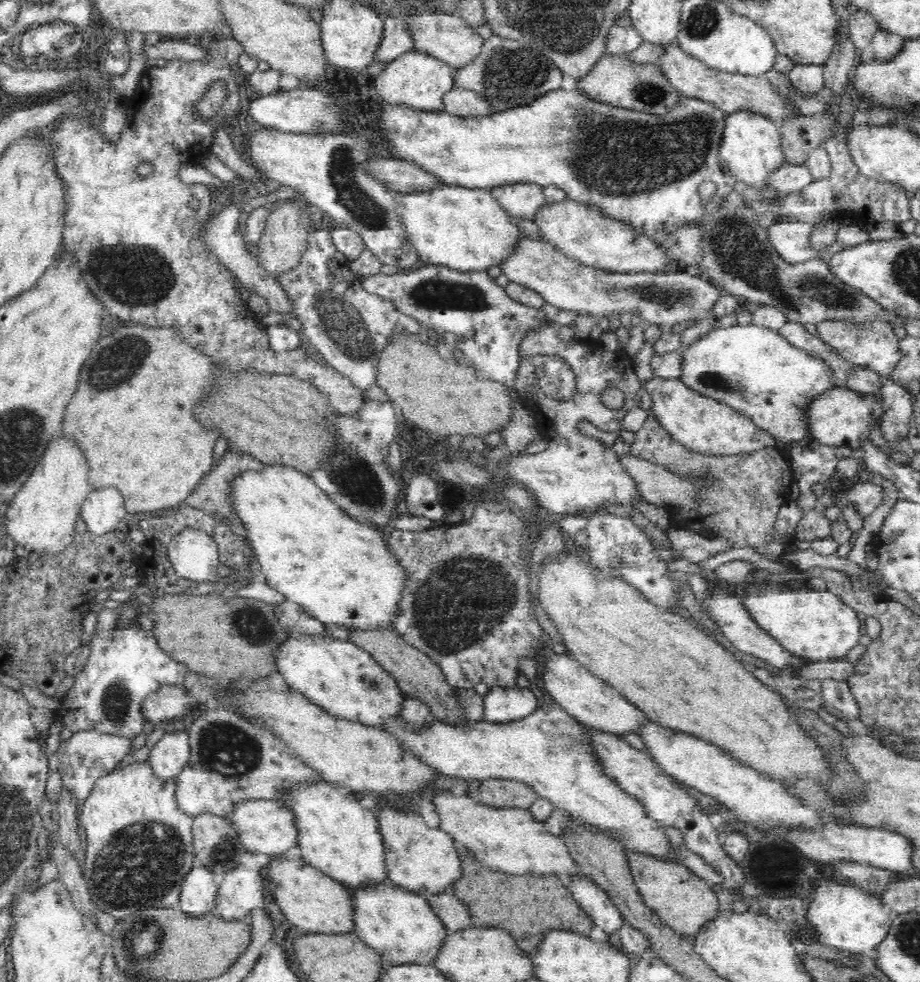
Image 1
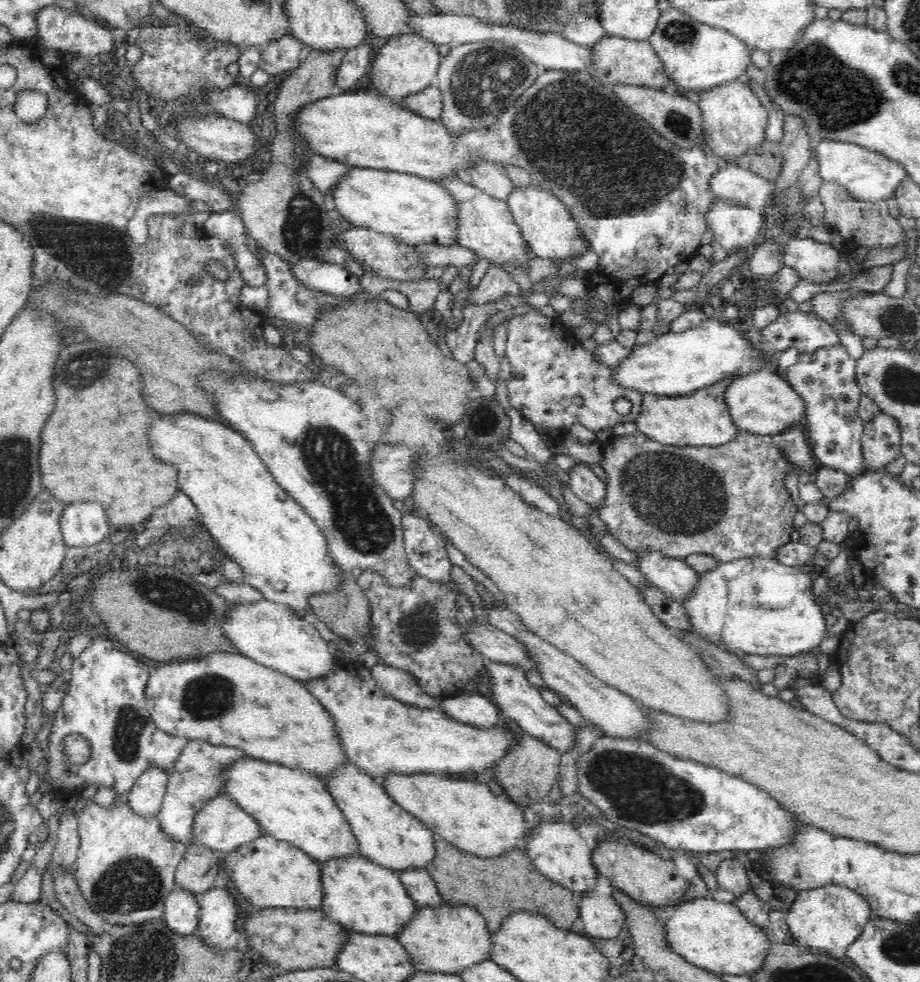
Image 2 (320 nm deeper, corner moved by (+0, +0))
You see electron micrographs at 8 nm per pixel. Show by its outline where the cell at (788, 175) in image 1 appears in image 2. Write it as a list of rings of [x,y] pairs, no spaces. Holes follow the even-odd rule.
[[[727,164],[710,180],[716,198],[749,209],[763,210],[774,200],[776,181],[766,179],[738,164]]]

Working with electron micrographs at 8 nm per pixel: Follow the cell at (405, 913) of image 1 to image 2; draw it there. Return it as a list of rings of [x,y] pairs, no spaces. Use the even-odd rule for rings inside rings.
[[[362,856],[336,858],[320,864],[324,902],[321,910],[328,918],[360,935],[400,937],[416,918],[419,907],[408,895],[398,871],[374,864]]]

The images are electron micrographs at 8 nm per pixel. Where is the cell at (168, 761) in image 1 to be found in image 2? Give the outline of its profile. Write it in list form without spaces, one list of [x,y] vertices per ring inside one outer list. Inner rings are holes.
[[[160,765],[148,767],[128,790],[128,803],[132,805],[132,809],[144,815],[158,814],[168,779],[169,772],[164,767]]]

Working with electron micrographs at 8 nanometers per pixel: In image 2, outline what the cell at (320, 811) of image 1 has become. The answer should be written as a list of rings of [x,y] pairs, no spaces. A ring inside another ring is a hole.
[[[247,757],[224,772],[224,786],[224,794],[256,817],[266,834],[298,847],[319,864],[336,858],[360,856],[360,843],[352,832],[352,825],[334,800],[326,780],[309,771]]]

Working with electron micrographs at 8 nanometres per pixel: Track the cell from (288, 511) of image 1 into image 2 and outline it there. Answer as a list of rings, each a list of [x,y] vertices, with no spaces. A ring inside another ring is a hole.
[[[196,414],[164,416],[152,432],[156,440],[156,452],[164,456],[162,460],[179,468],[179,488],[196,505],[200,521],[213,540],[219,544],[227,556],[240,567],[244,582],[256,588],[266,600],[288,605],[298,616],[303,617],[308,599],[319,595],[330,595],[344,588],[347,576],[352,572],[343,570],[334,555],[330,553],[328,537],[298,501],[275,480],[263,458],[252,443],[234,428],[220,422],[202,418]]]

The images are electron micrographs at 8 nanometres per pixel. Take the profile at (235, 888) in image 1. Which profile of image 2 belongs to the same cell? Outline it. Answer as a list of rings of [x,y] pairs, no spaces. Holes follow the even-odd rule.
[[[213,886],[209,891],[198,895],[198,903],[198,934],[209,946],[219,946],[222,952],[233,948],[227,940],[236,931],[240,906],[236,904],[232,892],[226,887]]]

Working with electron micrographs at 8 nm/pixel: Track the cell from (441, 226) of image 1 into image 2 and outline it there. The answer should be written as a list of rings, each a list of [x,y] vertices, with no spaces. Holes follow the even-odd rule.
[[[355,167],[346,178],[332,190],[336,210],[351,225],[364,225],[382,234],[394,235],[400,242],[417,247],[420,244],[438,244],[455,246],[460,232],[460,207],[450,189],[438,181],[424,179],[421,176],[403,172],[380,171],[376,169]]]

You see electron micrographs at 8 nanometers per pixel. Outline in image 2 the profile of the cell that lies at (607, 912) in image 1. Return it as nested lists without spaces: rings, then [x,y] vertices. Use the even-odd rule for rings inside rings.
[[[540,822],[538,827],[534,826],[534,832],[528,836],[526,840],[526,853],[531,858],[531,861],[535,864],[538,872],[546,875],[549,879],[554,881],[558,886],[564,887],[566,890],[570,890],[577,895],[577,897],[583,892],[590,892],[590,890],[596,890],[598,886],[598,870],[594,867],[592,862],[592,852],[588,842],[573,828],[568,822]]]

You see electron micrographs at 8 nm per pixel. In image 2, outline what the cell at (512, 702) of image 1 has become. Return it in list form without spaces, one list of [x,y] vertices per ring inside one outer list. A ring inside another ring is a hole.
[[[467,691],[462,695],[442,699],[440,709],[456,717],[458,721],[464,721],[479,728],[492,728],[498,724],[498,718],[500,718],[500,709],[492,698]]]

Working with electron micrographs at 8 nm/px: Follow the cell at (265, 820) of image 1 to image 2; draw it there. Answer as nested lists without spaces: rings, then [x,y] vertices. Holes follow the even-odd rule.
[[[220,794],[214,800],[210,800],[199,814],[196,814],[196,820],[194,820],[196,842],[208,845],[214,850],[234,851],[252,840],[258,840],[265,834],[266,832],[256,817],[252,817],[250,813],[244,811],[228,794]]]

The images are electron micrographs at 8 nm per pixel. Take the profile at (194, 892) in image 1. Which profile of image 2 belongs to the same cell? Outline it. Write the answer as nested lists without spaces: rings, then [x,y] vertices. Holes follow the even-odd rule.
[[[176,886],[165,900],[165,912],[162,920],[177,934],[190,936],[198,933],[200,922],[200,903],[198,895],[190,889]]]

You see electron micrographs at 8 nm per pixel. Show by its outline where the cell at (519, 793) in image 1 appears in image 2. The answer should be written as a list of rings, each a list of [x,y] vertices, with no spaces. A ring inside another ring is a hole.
[[[528,734],[510,748],[510,752],[497,763],[494,769],[496,782],[505,790],[507,799],[522,808],[546,801],[553,785],[557,782],[561,766],[561,755],[547,744]]]

